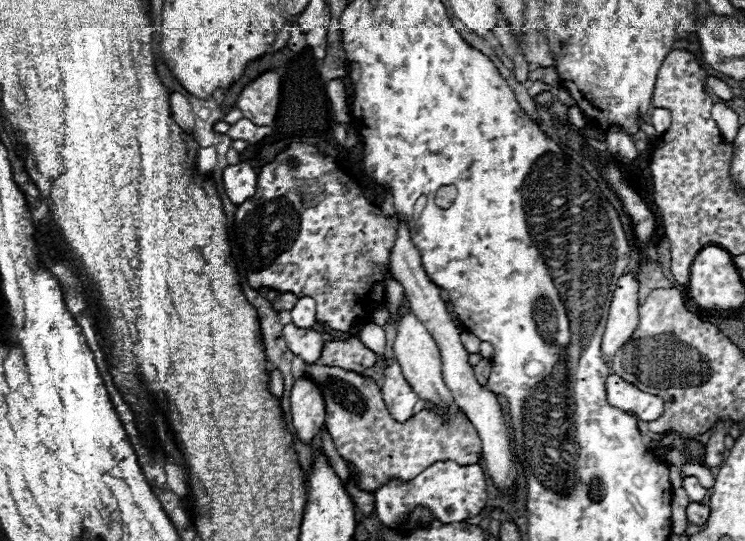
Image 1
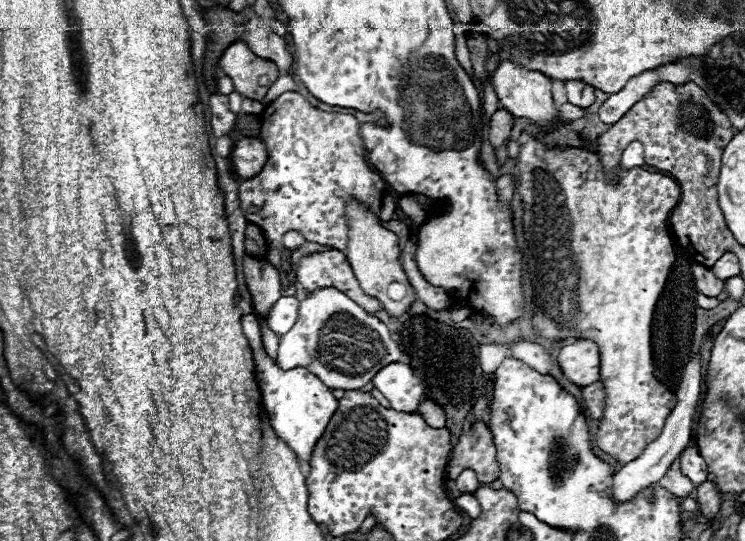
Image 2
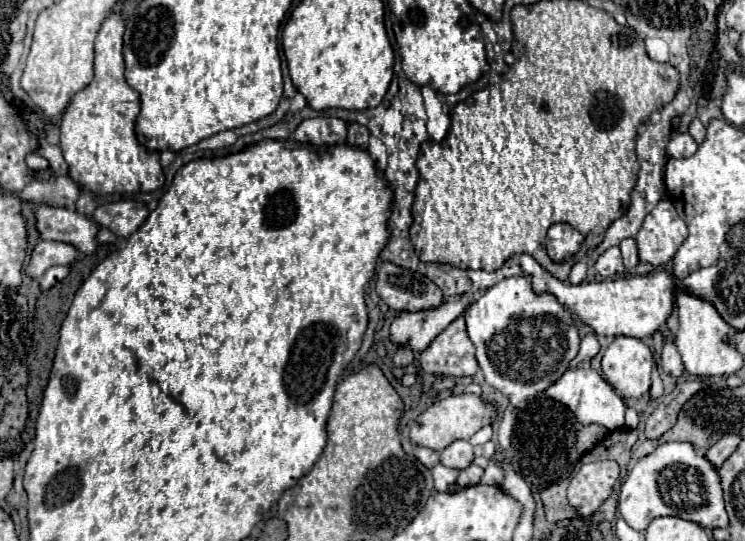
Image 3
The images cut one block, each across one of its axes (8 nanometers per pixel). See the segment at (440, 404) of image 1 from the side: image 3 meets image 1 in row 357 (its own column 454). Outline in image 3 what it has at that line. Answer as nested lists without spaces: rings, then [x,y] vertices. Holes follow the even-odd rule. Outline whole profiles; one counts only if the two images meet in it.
[[[460,392],[460,394],[452,394],[448,398],[434,402],[426,412],[422,412],[410,428],[410,438],[418,446],[428,446],[428,448],[440,452],[454,440],[460,440],[460,438],[470,440],[480,428],[494,424],[496,420],[498,420],[498,408],[494,402],[488,402],[476,394]]]

